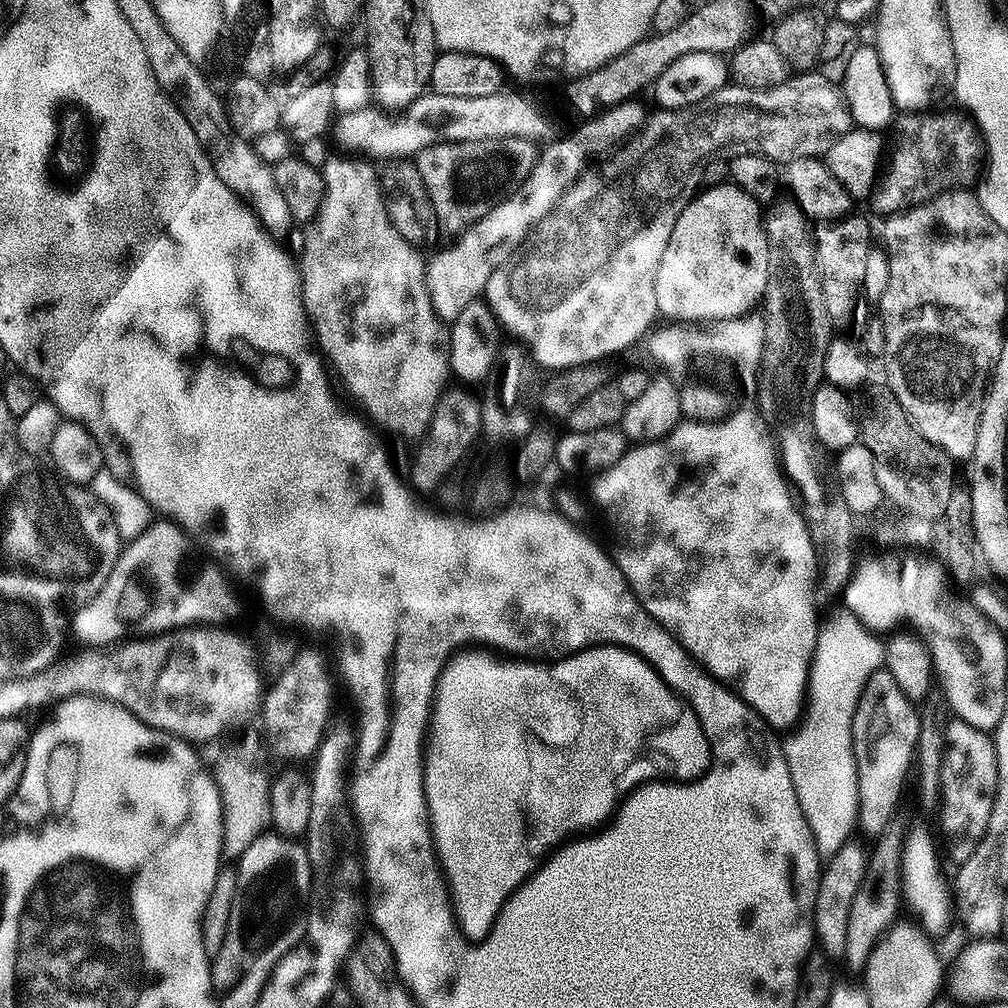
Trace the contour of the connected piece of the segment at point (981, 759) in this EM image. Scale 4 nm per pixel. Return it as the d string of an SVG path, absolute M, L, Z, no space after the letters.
M952 718L945 730L945 750L941 764L941 802L938 811L940 826L948 839L948 852L953 865L959 866L974 854L978 842L986 834L990 810L998 782L998 762L993 737L970 726L966 721Z

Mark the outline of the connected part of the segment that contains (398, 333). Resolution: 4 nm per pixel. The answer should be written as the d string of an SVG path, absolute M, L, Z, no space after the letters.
M347 154L348 156L329 155L328 162L322 169L324 173L324 197L322 206L318 210L315 220L303 229L304 241L300 244L298 267L300 269L300 285L304 299L304 312L308 316L311 331L314 333L315 343L322 353L323 359L330 365L331 371L340 375L344 388L364 407L363 415L369 421L373 420L380 428L393 432L396 436L405 436L408 440L416 440L429 435L432 419L435 418L437 408L440 407L442 397L445 395L448 380L450 381L451 368L451 334L449 325L440 317L436 310L436 303L430 296L428 289L428 269L425 257L420 257L421 249L415 244L406 242L402 234L390 222L388 208L384 204L384 189L380 186L380 172L371 159L360 154Z

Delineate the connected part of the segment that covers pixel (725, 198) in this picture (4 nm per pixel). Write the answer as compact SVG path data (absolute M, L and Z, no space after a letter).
M731 182L705 187L674 222L674 234L670 234L666 254L662 254L656 279L658 313L669 316L672 322L746 316L769 291L772 260L774 264L774 249L764 232L760 201Z

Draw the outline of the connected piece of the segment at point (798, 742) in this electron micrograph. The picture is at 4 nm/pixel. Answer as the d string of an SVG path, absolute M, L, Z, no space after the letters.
M844 610L840 618L833 624L828 624L819 629L816 637L816 654L812 657L812 668L808 672L808 691L806 693L806 707L802 713L800 730L783 745L784 757L790 766L790 778L794 782L794 790L798 794L798 802L802 806L802 814L806 814L806 822L810 830L820 824L820 816L832 816L832 824L840 824L840 828L832 828L832 844L820 844L816 850L824 848L824 858L833 856L836 844L849 843L853 832L848 829L848 824L857 827L858 818L852 814L852 804L859 808L858 782L852 784L852 769L856 767L854 750L852 749L852 719L860 701L862 690L870 676L881 671L884 663L883 639L879 640L877 633L870 629L855 614Z

